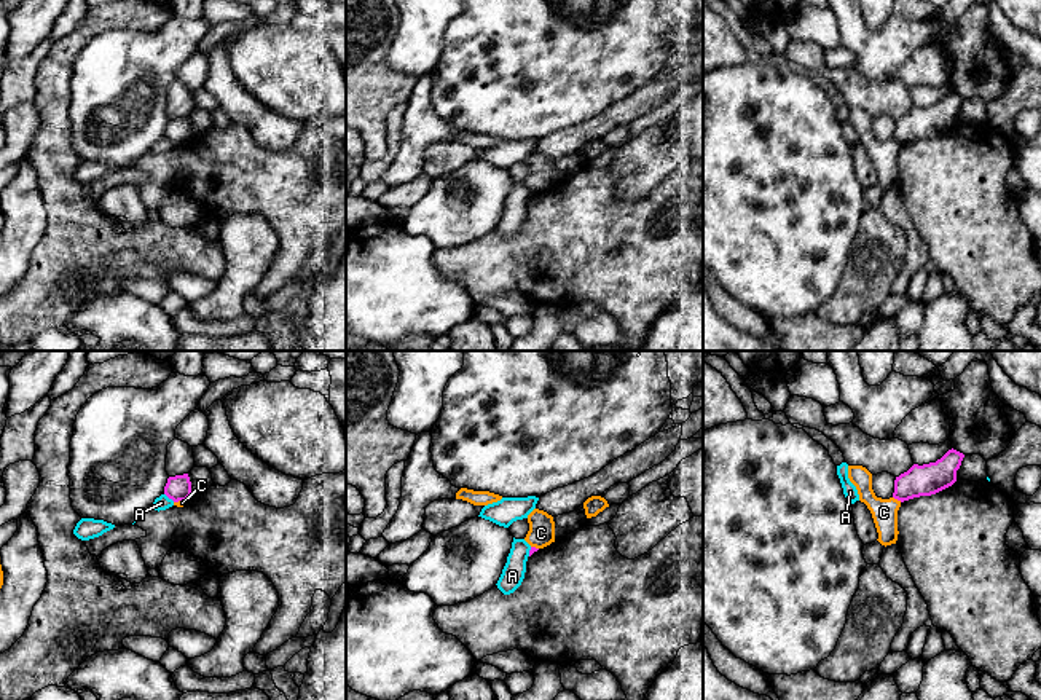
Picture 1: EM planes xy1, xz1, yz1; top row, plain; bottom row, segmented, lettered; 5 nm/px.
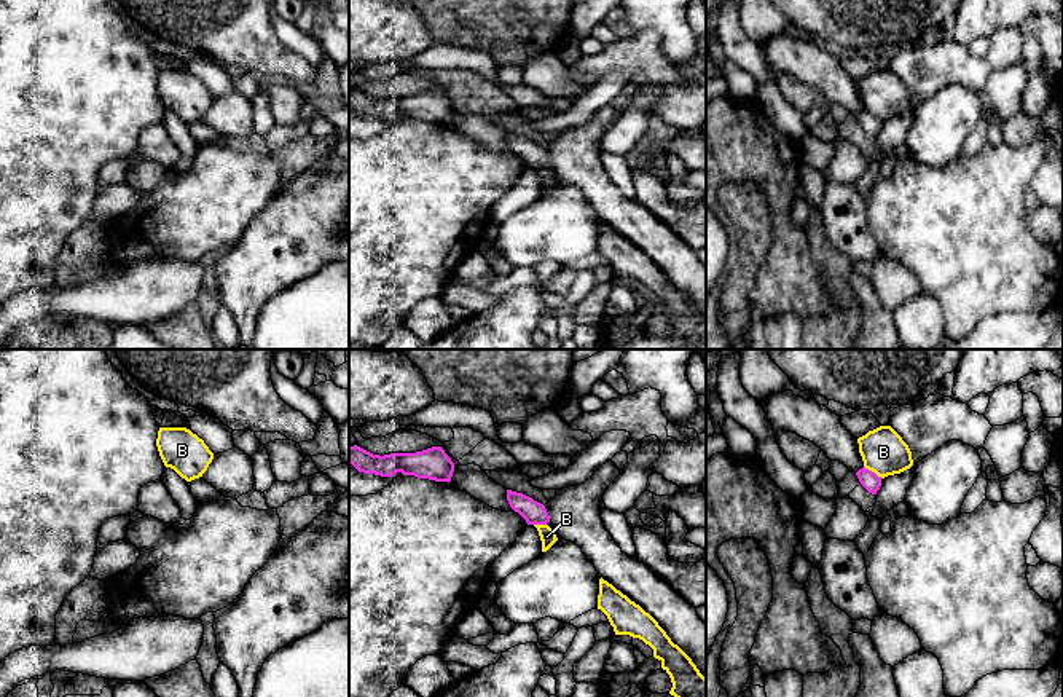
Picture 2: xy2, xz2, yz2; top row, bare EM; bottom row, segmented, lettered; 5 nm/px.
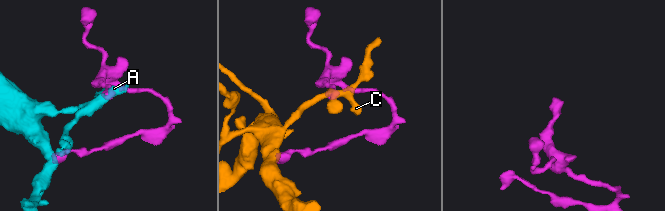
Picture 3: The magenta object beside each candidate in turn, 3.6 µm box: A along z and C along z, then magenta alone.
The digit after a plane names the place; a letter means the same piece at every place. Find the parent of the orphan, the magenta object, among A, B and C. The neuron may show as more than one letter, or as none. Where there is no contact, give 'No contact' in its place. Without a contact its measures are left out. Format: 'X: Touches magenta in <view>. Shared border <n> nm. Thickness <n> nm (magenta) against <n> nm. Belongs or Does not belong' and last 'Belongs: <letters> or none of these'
A: Touches magenta in xy1. Shared border 70 nm. Thickness 130 nm (magenta) against 70 nm. Does not belong
B: Touches magenta in yz2. Shared border 110 nm. Thickness 90 nm (magenta) against 220 nm. Does not belong
C: Touches magenta in yz1. Shared border 50 nm. Thickness 160 nm (magenta) against 130 nm. Does not belong
Belongs: none of these

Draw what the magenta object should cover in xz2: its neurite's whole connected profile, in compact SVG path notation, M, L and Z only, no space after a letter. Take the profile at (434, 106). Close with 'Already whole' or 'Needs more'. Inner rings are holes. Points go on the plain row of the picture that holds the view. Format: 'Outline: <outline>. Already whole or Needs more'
Outline: M357 88L349 89L349 105L363 116L392 120L397 115L429 121L435 124L451 124L454 105L441 89L432 89L416 96L373 97Z. Already whole

